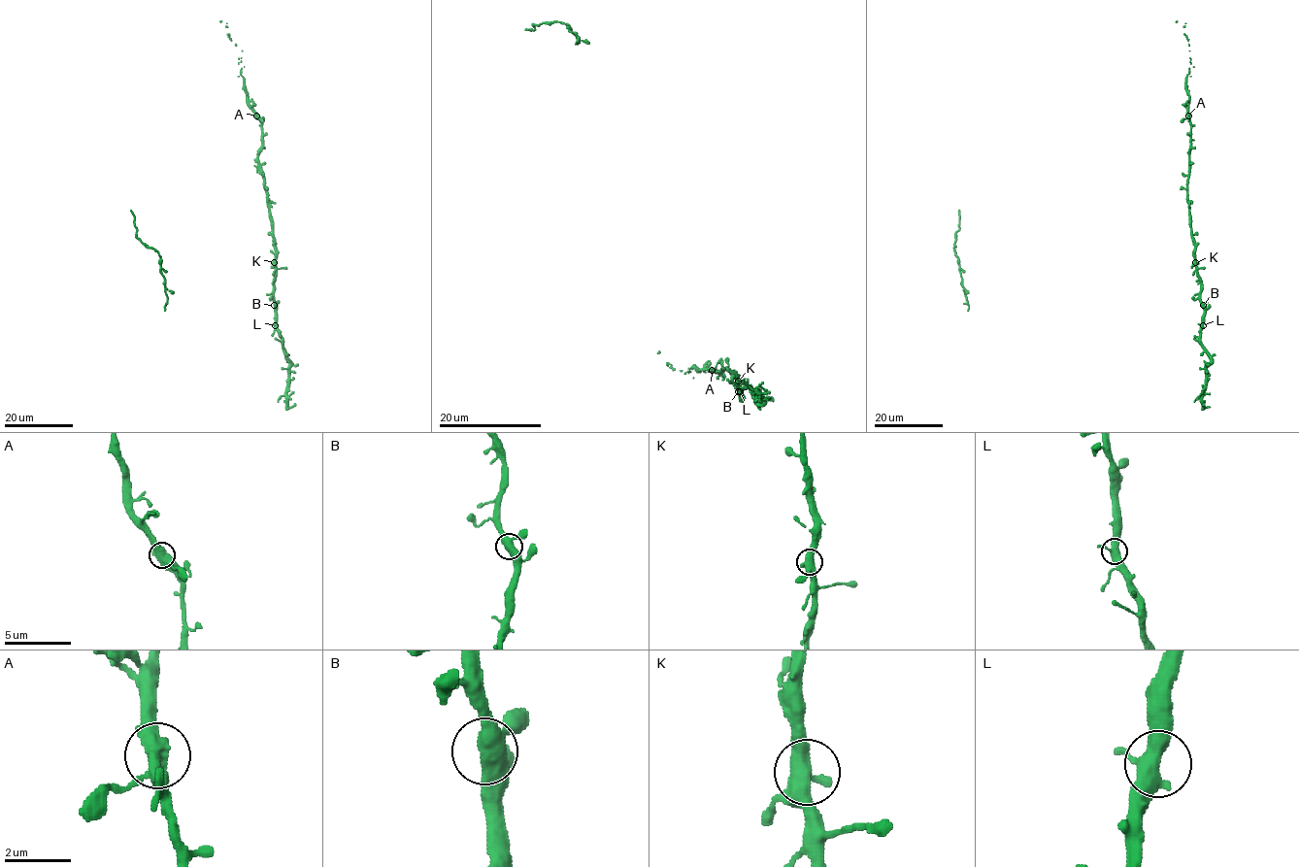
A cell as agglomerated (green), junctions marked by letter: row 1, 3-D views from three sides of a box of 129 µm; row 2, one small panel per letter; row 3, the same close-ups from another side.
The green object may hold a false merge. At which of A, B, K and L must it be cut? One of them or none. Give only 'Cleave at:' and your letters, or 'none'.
Cleave at: none

